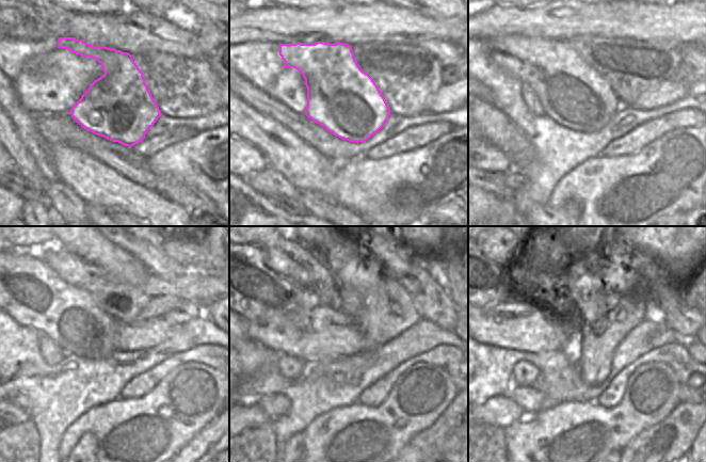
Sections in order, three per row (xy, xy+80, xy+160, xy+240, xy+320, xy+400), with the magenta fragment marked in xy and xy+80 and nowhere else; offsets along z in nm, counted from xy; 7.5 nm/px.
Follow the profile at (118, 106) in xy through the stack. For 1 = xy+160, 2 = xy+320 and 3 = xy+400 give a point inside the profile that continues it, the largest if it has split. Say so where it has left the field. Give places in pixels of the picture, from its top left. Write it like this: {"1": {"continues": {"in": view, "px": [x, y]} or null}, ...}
{"1": {"continues": {"in": "xy+160", "px": [571, 92]}}, "2": {"continues": {"in": "xy+320", "px": [253, 290]}}, "3": {"continues": {"in": "xy+400", "px": [490, 284]}}}

